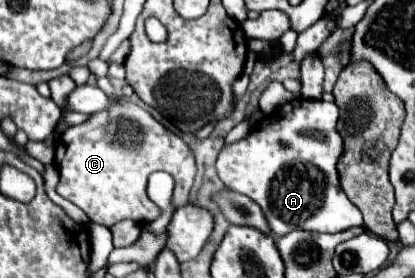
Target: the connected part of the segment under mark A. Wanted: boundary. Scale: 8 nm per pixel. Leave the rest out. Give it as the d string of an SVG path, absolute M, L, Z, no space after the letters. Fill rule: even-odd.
M294 99L288 101L280 107L276 107L270 115L264 115L250 133L230 145L224 145L224 149L218 155L216 169L218 177L222 183L236 193L248 195L254 203L260 205L264 211L264 217L268 219L270 233L276 237L282 237L294 229L304 229L304 231L318 231L318 233L338 233L354 225L362 225L362 215L360 209L356 209L350 199L344 195L336 171L336 163L342 155L342 137L336 129L338 121L338 107L334 103L326 101L310 101L310 99ZM306 129L316 129L326 135L324 141L310 139L300 135Z

